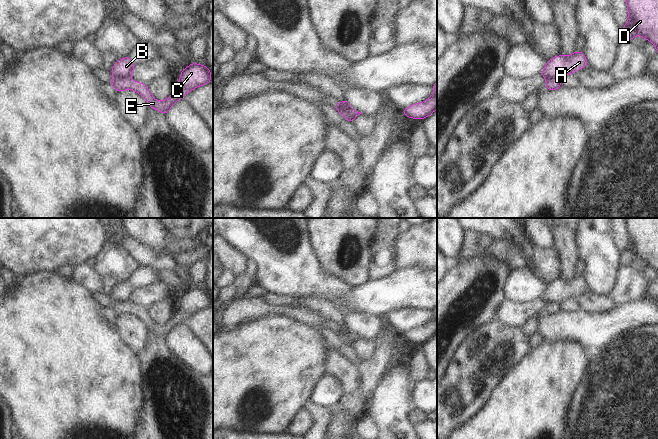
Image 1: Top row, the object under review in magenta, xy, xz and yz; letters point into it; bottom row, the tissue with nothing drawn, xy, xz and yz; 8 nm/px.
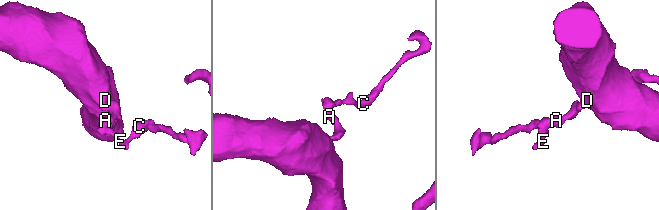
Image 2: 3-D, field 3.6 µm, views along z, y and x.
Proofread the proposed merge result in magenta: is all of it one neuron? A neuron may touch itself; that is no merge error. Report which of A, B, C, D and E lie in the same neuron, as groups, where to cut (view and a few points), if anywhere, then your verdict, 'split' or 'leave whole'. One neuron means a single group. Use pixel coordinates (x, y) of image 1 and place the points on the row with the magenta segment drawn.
A B D / C E; cut in xz along (340, 102), (340, 105), (354, 118); split

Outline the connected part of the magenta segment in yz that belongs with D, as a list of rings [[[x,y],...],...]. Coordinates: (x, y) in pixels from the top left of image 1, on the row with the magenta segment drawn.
[[[626,0],[629,18],[621,29],[621,43],[641,35],[653,43],[658,53],[658,0]]]

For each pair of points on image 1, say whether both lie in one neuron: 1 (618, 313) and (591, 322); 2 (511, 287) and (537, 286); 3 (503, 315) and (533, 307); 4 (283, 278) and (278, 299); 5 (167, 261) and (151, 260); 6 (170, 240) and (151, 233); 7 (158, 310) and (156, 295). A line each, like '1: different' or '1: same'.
1: same
2: same
3: same
4: different
5: same
6: same
7: different

